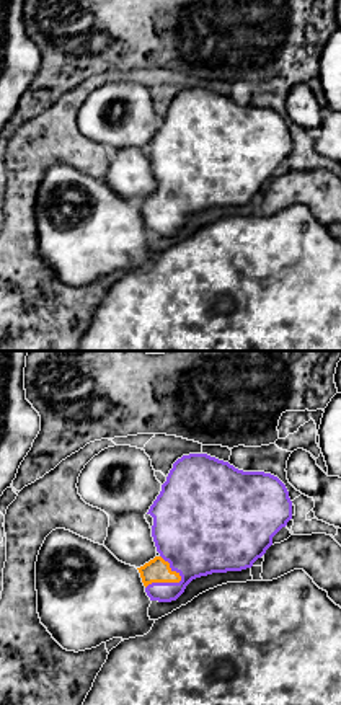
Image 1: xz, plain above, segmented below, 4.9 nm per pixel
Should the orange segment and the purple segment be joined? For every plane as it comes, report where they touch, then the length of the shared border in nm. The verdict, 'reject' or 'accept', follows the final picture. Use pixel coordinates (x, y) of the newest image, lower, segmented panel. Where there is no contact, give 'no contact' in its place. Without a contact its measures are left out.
meets orange at (163, 581); contact 190 nm long

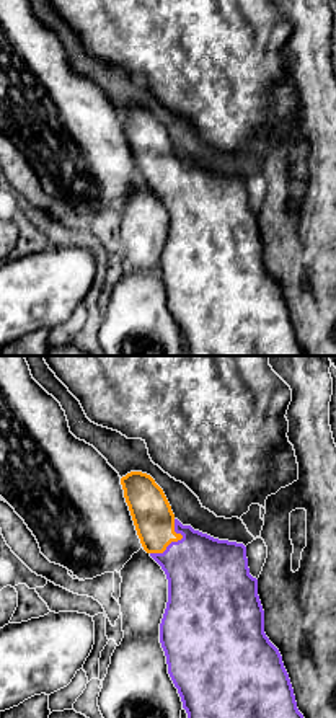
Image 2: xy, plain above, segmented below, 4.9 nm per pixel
meets orange at (175, 540); contact 220 nm long

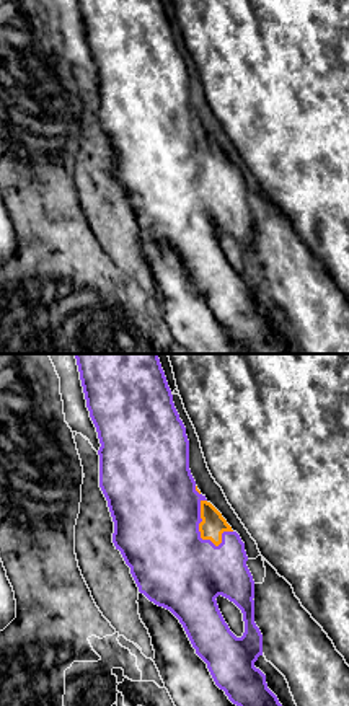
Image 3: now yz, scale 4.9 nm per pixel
meets orange at (199, 527); contact 260 nm long

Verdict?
accept

